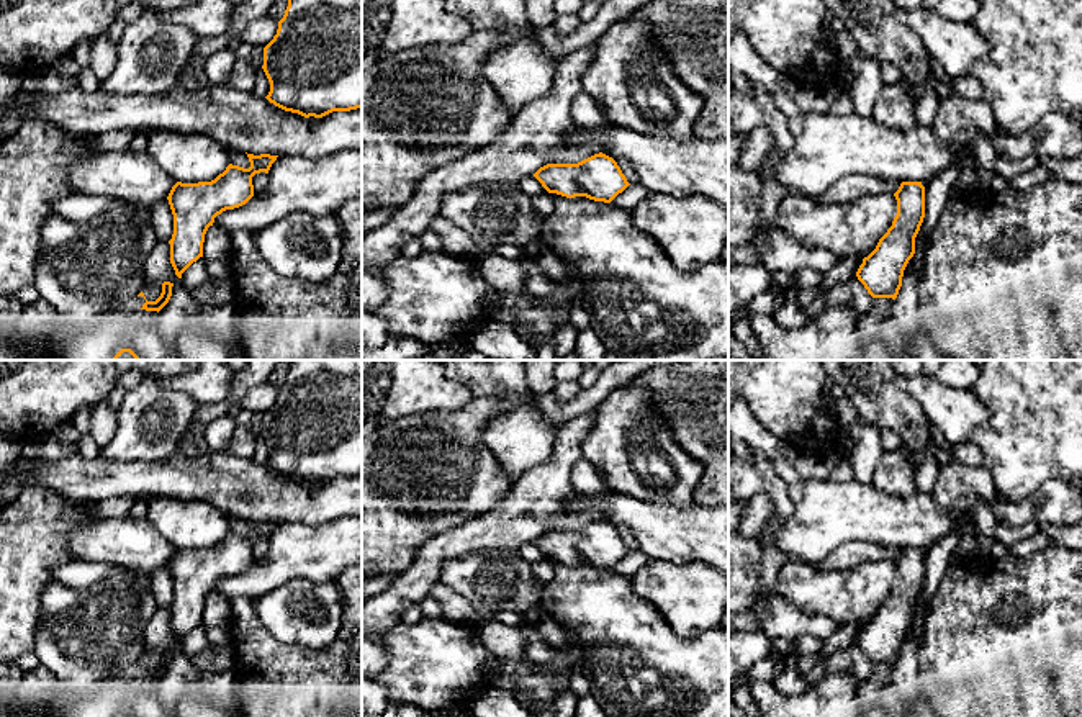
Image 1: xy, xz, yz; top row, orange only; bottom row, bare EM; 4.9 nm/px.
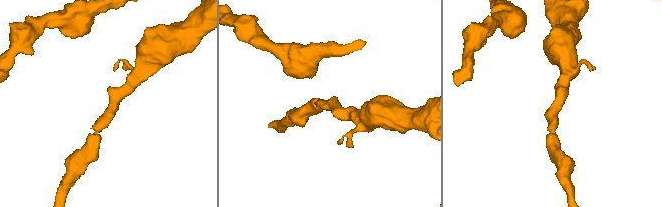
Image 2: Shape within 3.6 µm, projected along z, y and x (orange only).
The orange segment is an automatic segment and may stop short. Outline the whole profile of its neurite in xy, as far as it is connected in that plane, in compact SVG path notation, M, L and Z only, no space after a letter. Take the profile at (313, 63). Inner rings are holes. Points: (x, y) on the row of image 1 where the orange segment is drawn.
M288 0L273 39L264 47L264 65L275 106L304 118L362 108L362 0Z

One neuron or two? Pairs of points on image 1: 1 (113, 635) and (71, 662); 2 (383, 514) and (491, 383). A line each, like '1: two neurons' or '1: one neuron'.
1: one neuron
2: two neurons

